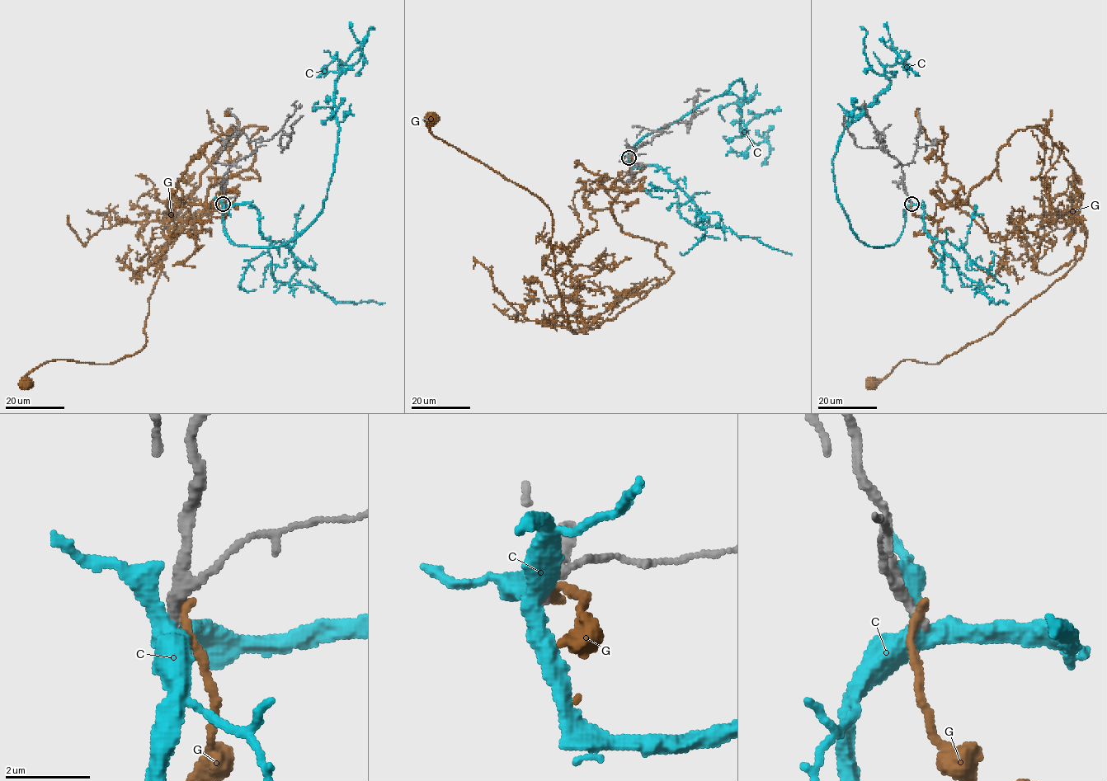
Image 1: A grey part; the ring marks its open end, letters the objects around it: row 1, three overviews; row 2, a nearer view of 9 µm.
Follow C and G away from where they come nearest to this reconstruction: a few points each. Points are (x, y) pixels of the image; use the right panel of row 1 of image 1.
C: (911, 204), (895, 243), (862, 242), (832, 161), (844, 130), (888, 86), (895, 49), (919, 76)
G: (911, 204), (925, 217), (961, 204), (1008, 138), (1040, 125), (1073, 169), (1086, 238), (989, 334), (869, 383)

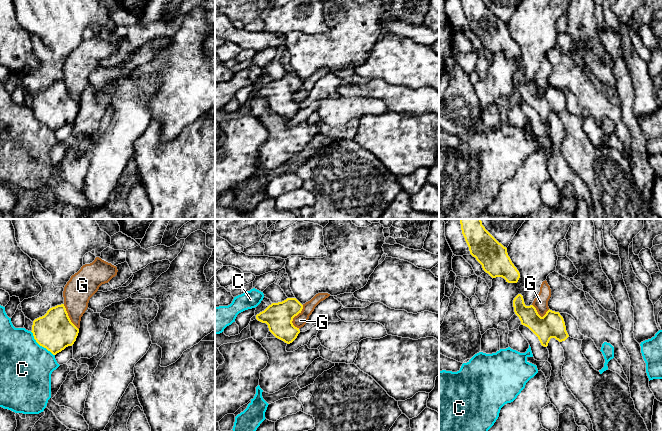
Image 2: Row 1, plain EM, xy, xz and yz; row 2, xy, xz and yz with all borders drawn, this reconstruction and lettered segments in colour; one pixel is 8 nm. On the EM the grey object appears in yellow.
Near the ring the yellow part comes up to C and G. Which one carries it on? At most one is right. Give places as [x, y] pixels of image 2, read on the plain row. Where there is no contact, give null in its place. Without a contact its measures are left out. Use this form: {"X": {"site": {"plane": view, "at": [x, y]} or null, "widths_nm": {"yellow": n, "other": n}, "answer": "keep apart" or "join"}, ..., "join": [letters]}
{"C": {"site": {"plane": "xy", "at": [40, 121]}, "widths_nm": {"yellow": 300, "other": 420}, "answer": "keep apart"}, "G": {"site": {"plane": "xz", "at": [294, 92]}, "widths_nm": {"yellow": 220, "other": 100}, "answer": "keep apart"}, "join": []}

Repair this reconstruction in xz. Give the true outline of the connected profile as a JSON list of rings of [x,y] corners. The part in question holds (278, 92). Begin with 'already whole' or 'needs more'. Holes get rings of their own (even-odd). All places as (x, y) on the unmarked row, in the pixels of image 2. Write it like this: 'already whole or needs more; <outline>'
already whole; [[[287,74],[272,79],[264,87],[256,91],[256,95],[268,101],[269,107],[287,120],[292,119],[300,109],[292,99],[293,94],[301,89],[303,81],[296,74]]]

